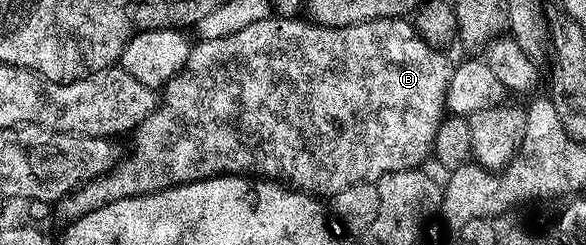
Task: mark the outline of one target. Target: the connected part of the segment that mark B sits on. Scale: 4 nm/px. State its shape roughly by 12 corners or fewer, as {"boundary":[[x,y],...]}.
{"boundary":[[405,17],[194,42],[111,201],[420,168],[454,64]]}

